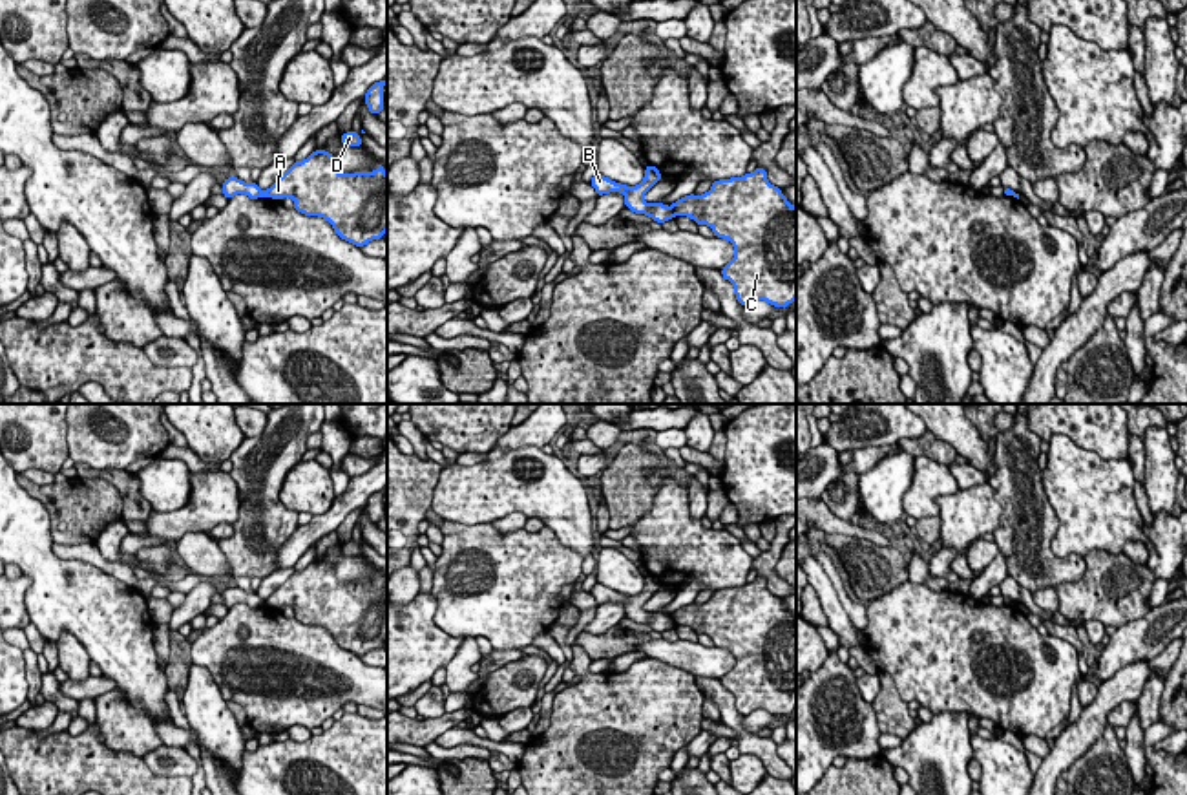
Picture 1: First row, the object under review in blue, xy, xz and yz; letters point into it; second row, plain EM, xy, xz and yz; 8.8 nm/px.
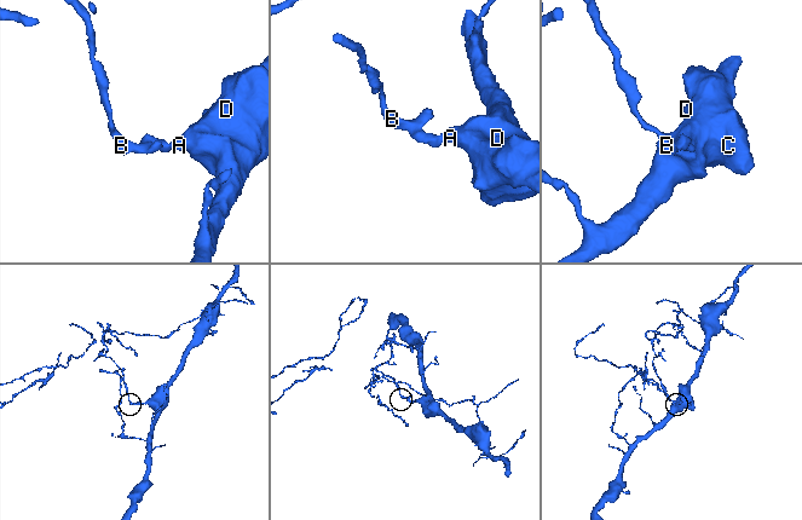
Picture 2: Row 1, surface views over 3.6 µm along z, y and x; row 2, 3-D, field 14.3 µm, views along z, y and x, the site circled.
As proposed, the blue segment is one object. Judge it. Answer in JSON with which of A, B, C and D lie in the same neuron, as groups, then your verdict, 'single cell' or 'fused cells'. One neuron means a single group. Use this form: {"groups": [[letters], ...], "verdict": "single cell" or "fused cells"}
{"groups": [["A", "C", "D"], ["B"]], "verdict": "fused cells"}

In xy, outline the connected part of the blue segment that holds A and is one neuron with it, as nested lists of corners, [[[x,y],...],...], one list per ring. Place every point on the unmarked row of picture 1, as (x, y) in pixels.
[[[316,559],[294,570],[265,605],[279,610],[290,607],[298,621],[323,627],[358,658],[387,640],[387,583],[382,572],[374,581],[341,585],[334,565]]]

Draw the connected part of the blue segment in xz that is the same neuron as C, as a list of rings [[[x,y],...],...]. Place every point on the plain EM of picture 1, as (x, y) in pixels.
[[[763,578],[741,587],[714,590],[703,605],[685,605],[670,618],[676,625],[707,634],[716,647],[732,652],[736,663],[721,684],[732,693],[738,713],[749,715],[763,709],[774,716],[787,716],[796,709],[796,616],[767,590]]]

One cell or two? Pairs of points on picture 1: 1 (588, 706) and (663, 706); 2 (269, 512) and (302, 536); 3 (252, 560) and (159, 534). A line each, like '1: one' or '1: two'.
1: one
2: two
3: two

